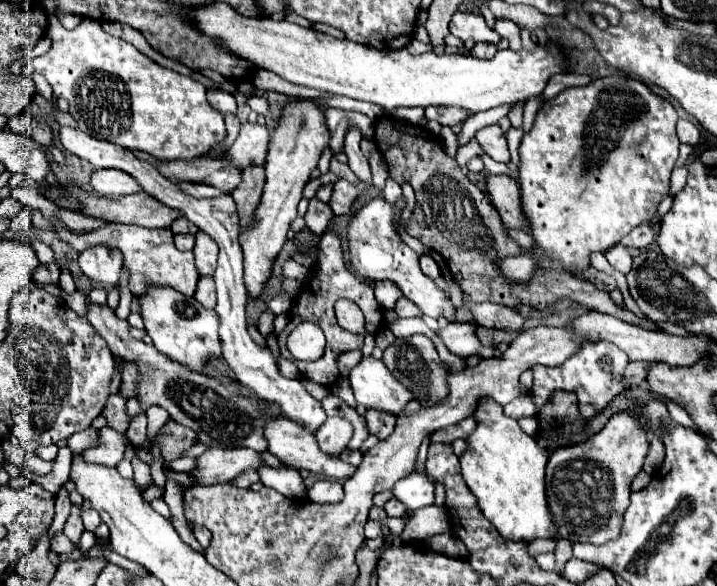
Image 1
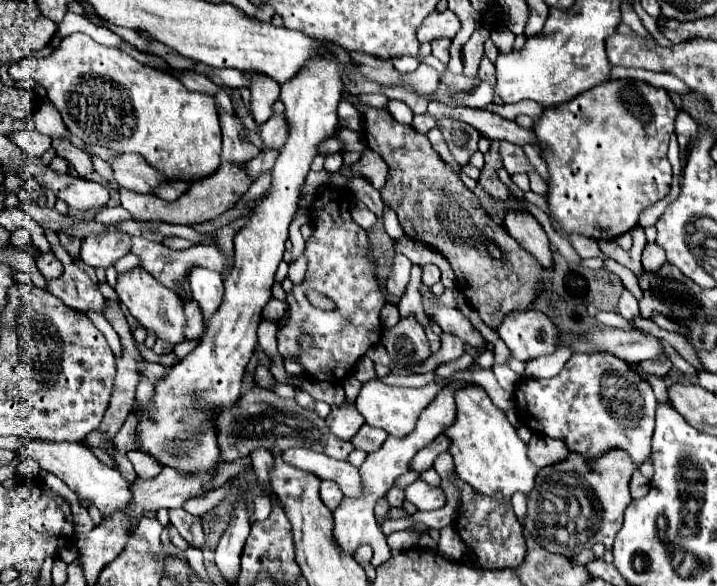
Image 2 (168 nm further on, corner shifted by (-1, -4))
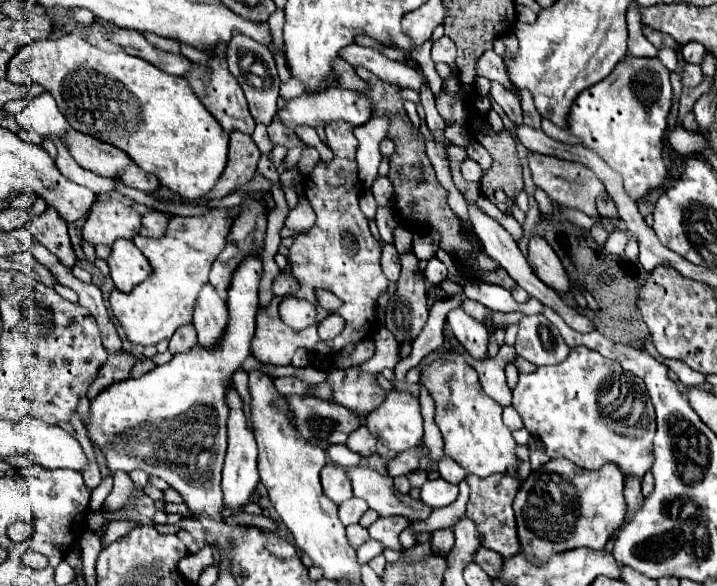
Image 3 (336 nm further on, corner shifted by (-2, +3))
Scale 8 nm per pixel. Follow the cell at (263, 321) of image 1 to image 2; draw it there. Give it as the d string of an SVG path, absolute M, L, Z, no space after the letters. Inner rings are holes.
M271 299L265 309L263 309L263 319L269 319L269 321L279 321L285 313L285 303L279 301L279 299Z

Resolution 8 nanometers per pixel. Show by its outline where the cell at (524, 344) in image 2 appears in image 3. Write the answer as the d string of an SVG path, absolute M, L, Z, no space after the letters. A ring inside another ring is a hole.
M534 314L520 320L516 352L536 366L552 366L564 362L570 348L550 320L542 314Z

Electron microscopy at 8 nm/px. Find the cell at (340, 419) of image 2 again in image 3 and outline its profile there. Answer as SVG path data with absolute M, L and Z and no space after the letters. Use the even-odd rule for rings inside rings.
M358 366L330 372L328 382L332 384L332 398L360 416L376 410L386 396L376 376L362 372Z

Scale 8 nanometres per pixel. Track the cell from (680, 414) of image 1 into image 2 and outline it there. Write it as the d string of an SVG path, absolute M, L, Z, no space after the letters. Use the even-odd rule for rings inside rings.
M645 377L645 379L651 383L657 401L659 401L659 403L669 403L669 397L667 397L667 383L665 383L665 379L661 379L661 377Z

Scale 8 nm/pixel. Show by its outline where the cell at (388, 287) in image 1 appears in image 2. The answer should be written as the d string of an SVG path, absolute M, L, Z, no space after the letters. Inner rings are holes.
M395 255L393 271L391 271L389 279L385 281L387 293L391 293L393 297L401 297L405 293L405 287L410 281L411 267L413 267L413 263L405 255Z

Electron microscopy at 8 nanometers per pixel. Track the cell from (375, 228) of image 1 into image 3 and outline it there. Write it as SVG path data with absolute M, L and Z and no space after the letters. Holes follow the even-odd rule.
M462 308L448 312L448 324L456 336L456 340L464 346L464 350L476 358L486 358L486 344L488 344L488 330L482 322L468 316Z

